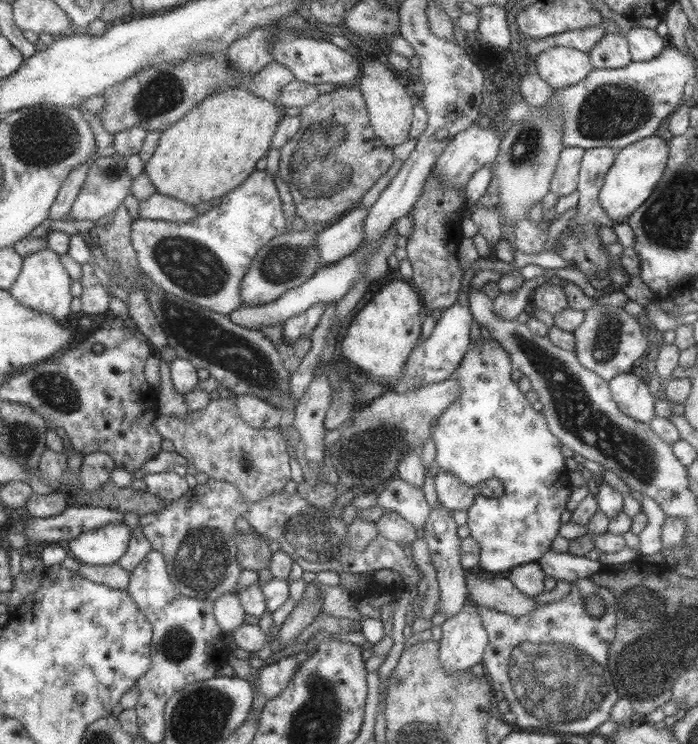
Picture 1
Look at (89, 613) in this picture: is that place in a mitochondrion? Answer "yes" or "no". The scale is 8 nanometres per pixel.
no

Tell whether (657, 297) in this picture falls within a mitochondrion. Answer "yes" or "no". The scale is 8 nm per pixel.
no

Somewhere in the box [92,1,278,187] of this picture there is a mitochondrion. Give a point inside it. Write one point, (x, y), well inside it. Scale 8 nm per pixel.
(162, 94)

